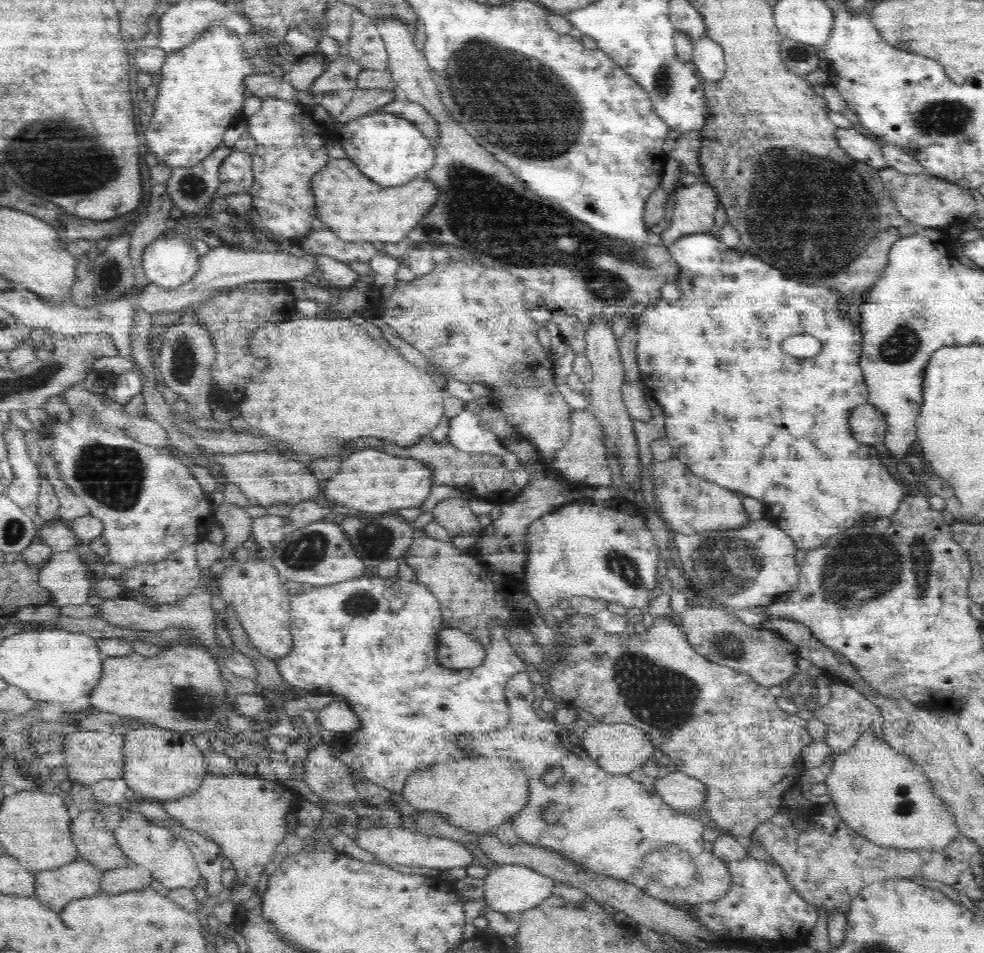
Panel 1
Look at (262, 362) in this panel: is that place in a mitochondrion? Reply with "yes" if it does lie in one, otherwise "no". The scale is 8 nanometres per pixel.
no

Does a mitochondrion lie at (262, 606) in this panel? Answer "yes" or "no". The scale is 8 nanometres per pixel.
no

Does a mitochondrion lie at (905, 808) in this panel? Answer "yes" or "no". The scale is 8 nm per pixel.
no

